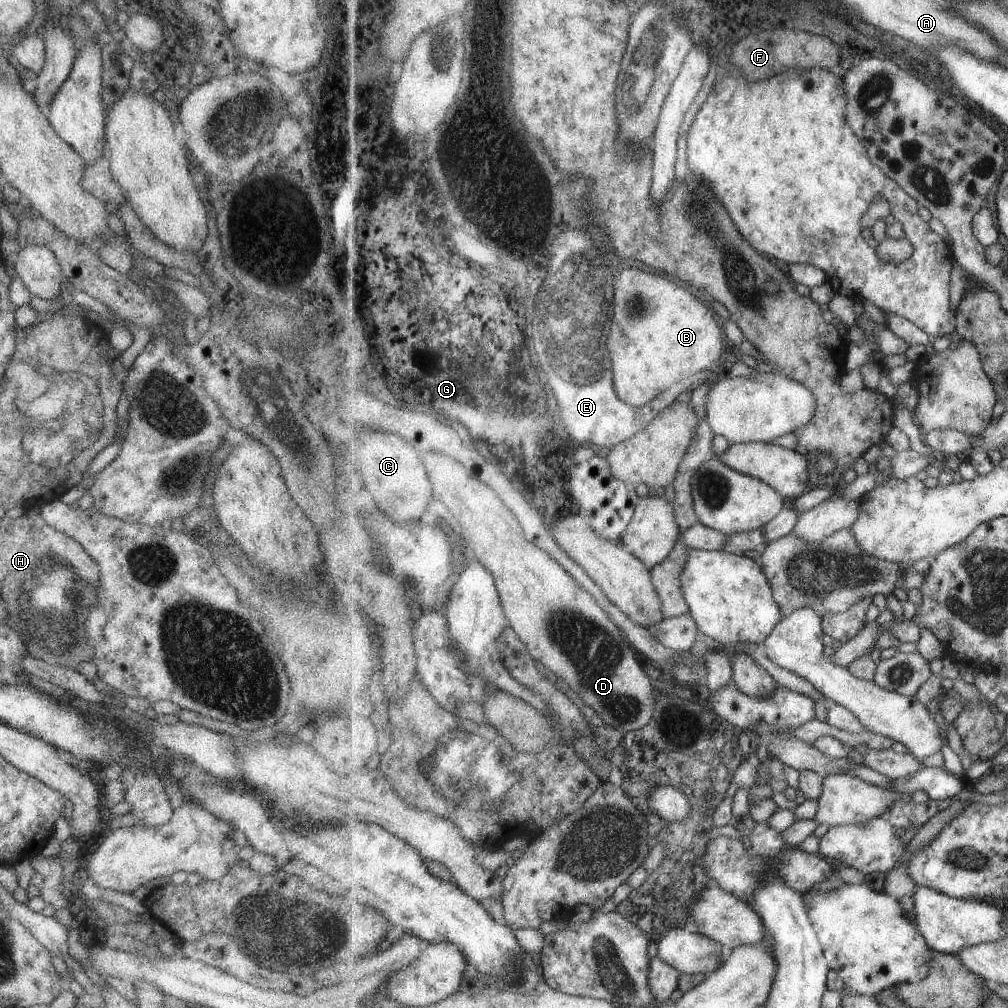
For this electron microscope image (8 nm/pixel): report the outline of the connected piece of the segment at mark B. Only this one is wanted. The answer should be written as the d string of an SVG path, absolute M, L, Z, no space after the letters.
M625 268L619 273L615 282L615 312L612 312L611 332L607 346L613 354L615 366L614 382L617 394L627 403L635 407L645 406L657 398L661 392L671 388L673 384L695 376L700 379L706 369L723 354L723 330L711 312L710 304L703 304L697 296L687 290L687 284L675 282L675 278L667 278L666 274L654 274L652 271Z

